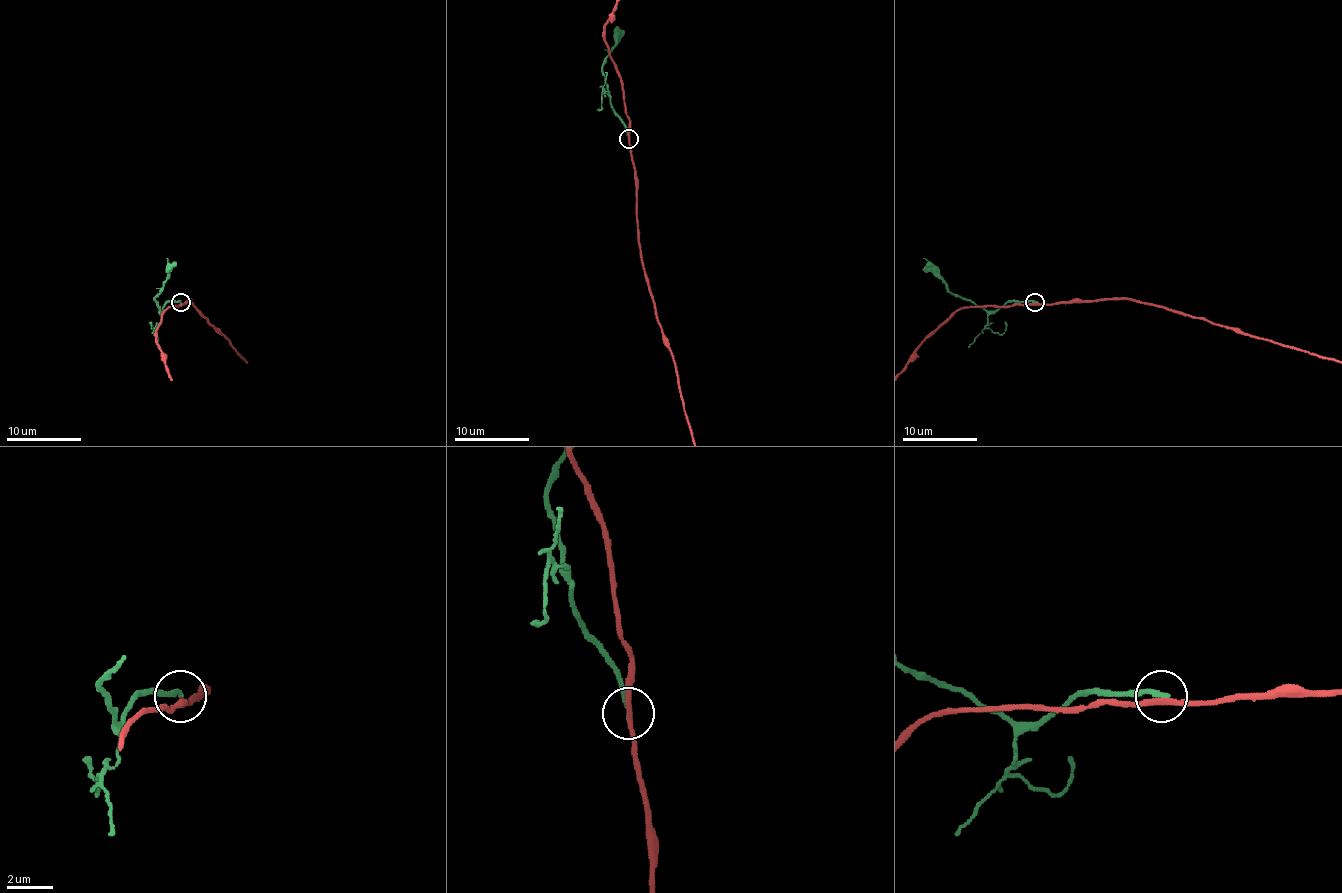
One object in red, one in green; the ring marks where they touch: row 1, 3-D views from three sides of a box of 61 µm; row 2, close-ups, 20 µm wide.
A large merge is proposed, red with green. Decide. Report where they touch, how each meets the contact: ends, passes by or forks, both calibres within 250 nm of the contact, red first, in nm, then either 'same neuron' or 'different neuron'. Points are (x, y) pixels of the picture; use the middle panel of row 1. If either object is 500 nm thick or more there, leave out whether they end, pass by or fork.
place (628, 139); red passes by; green ends; calibres 240 and 220 nm; different neuron

